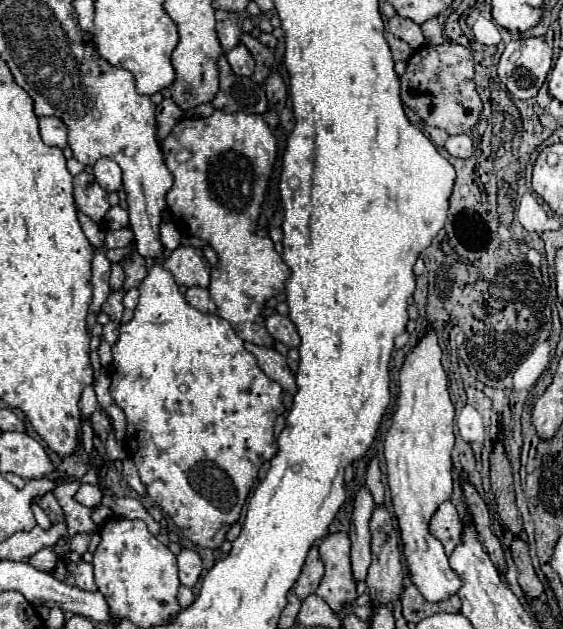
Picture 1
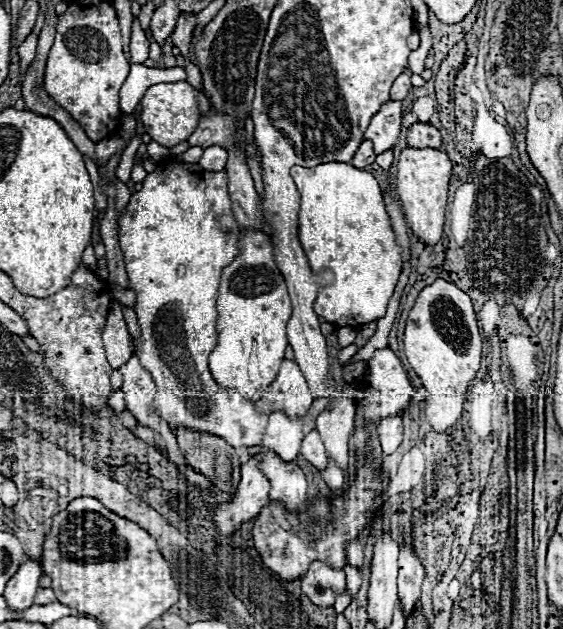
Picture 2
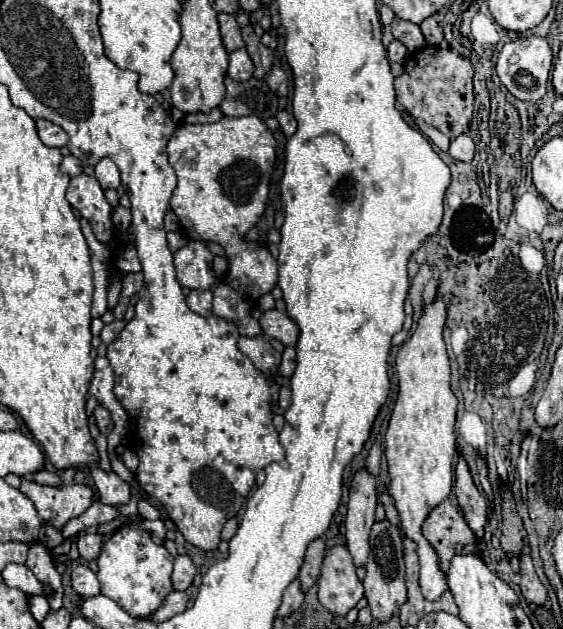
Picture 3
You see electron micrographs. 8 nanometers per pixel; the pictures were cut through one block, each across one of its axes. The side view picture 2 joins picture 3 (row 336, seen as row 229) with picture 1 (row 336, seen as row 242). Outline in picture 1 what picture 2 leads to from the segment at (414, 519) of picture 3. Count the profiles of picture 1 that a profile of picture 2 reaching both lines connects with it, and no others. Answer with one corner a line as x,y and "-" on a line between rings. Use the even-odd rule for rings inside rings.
428,330
424,338
412,348
412,352
406,356
404,366
400,370
400,396
396,404
396,412
392,418
392,426
386,434
384,440
384,456
388,464
388,488
392,496
392,506
394,514
398,518
400,526
400,538
404,546
404,558
408,564
410,580
418,588
418,592
428,600
428,602
442,602
448,600
452,594
456,594
462,588
460,576
450,568
448,556
444,554
444,546
438,538
434,538
428,530
428,524
438,510
438,506
452,496
452,460
450,452
454,446
454,404
450,402
448,394
448,378
446,372
440,364
442,350
436,338
434,330

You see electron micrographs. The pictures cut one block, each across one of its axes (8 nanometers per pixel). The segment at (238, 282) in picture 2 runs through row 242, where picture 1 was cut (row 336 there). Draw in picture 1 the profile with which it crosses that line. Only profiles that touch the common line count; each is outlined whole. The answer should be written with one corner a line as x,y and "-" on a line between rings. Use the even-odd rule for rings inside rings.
214,110
206,118
182,118
162,142
162,150
166,166
174,176
174,184
166,194
166,204
172,222
182,234
190,232
192,236
210,244
218,254
218,264
210,270
210,286
208,286
210,296
218,306
218,316
228,320
234,332
244,342
274,348
274,338
268,334
264,326
262,308
266,306
268,298
274,298
284,290
284,282
290,276
290,268
284,264
282,256
274,250
270,238
266,238
260,248
256,228
260,206
264,200
264,188
270,178
272,164
276,160
276,138
272,136
268,124
262,120
260,114
244,114
244,112
226,114
222,110

